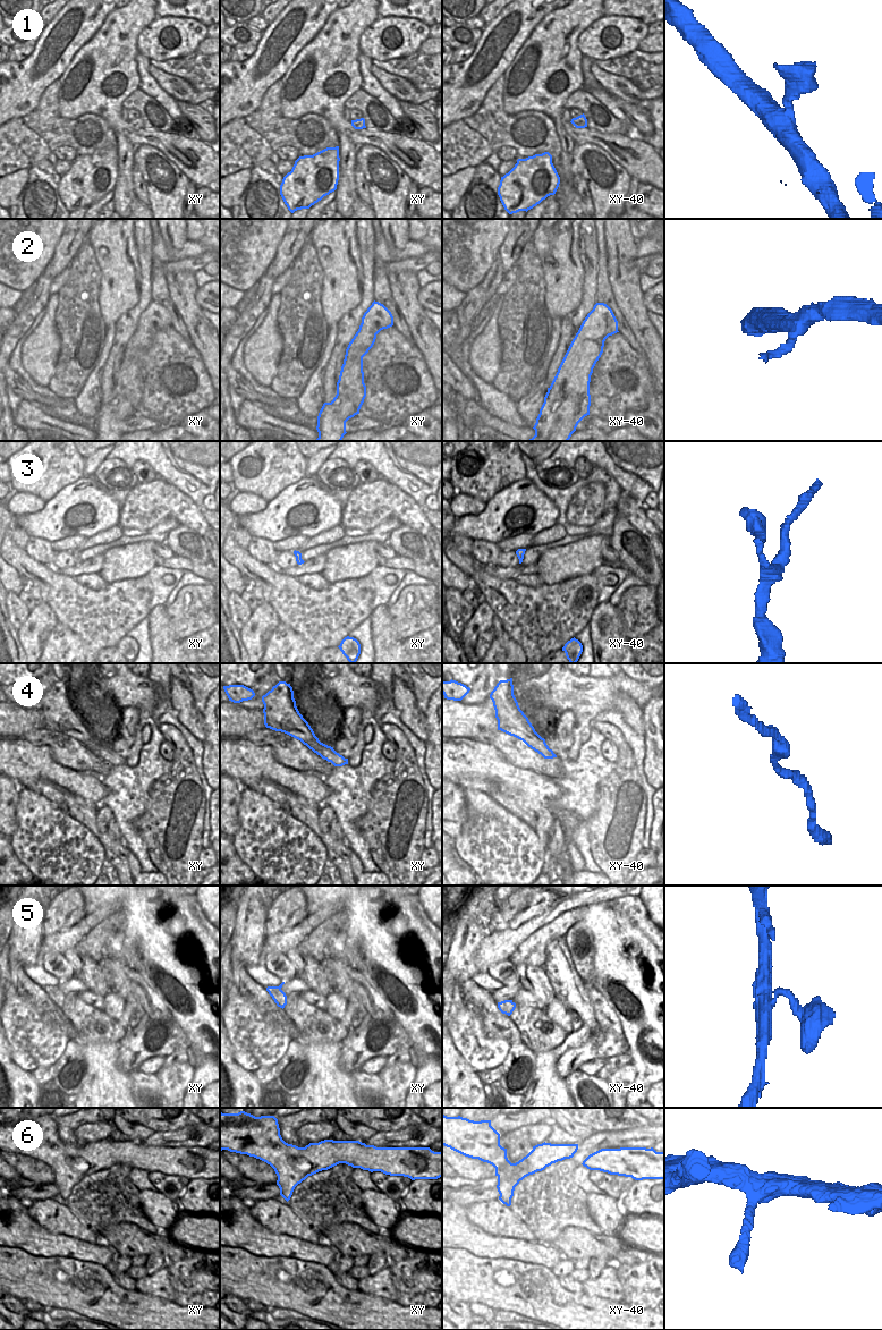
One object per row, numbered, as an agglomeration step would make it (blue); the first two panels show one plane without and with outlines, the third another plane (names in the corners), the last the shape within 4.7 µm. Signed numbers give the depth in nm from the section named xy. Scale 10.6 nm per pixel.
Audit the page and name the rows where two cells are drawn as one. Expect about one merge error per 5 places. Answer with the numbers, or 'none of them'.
none of them.

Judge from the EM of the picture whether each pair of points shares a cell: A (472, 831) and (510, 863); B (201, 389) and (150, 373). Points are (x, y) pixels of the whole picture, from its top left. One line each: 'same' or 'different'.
A: same
B: same

